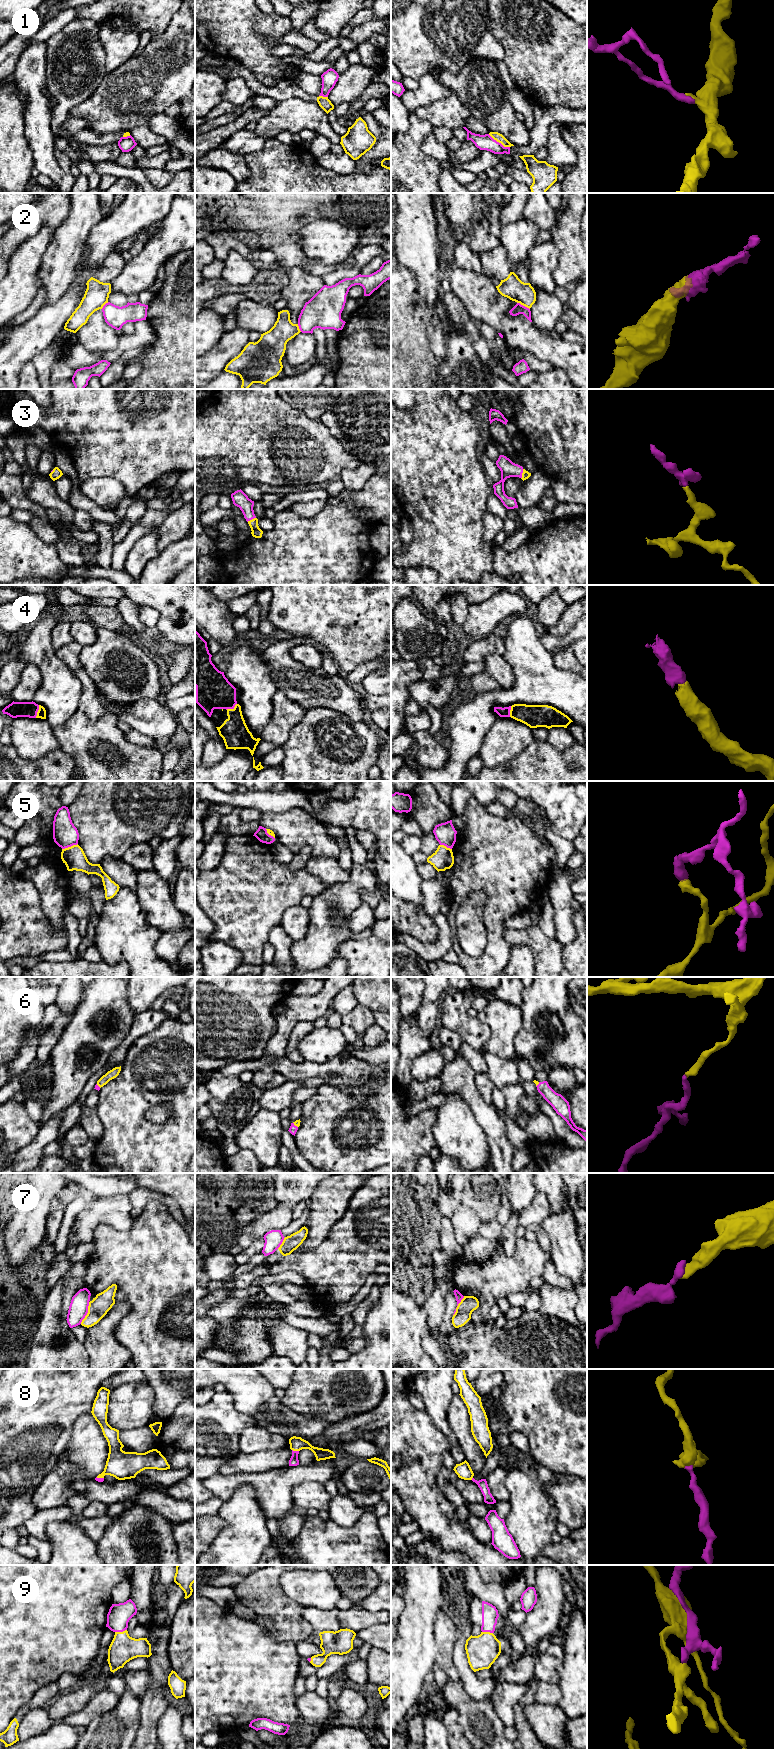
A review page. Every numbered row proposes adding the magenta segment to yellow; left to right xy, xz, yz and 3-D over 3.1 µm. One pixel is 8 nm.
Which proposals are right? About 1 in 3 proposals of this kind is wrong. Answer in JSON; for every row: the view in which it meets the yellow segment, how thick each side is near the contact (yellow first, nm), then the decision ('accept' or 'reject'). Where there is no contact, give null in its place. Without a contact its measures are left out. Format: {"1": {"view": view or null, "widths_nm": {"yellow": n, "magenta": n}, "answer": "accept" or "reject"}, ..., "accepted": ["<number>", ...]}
{"1": {"view": "yz", "widths_nm": {"yellow": 70, "magenta": 130}, "answer": "reject"}, "2": {"view": "yz", "widths_nm": {"yellow": 180, "magenta": 80}, "answer": "reject"}, "3": {"view": "yz", "widths_nm": {"yellow": 60, "magenta": 130}, "answer": "accept"}, "4": {"view": "xy", "widths_nm": {"yellow": 70, "magenta": 130}, "answer": "accept"}, "5": {"view": "xy", "widths_nm": {"yellow": 180, "magenta": 200}, "answer": "reject"}, "6": {"view": "xz", "widths_nm": {"yellow": 50, "magenta": 70}, "answer": "accept"}, "7": {"view": "xy", "widths_nm": {"yellow": 160, "magenta": 160}, "answer": "reject"}, "8": {"view": "xz", "widths_nm": {"yellow": 110, "magenta": 70}, "answer": "accept"}, "9": {"view": "xy", "widths_nm": {"yellow": 220, "magenta": 180}, "answer": "accept"}, "accepted": ["3", "4", "6", "8", "9"]}

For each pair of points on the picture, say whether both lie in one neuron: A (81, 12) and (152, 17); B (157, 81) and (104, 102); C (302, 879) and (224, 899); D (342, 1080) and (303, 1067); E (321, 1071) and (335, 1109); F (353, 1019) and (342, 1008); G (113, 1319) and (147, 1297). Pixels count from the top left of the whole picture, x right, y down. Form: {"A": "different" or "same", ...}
{"A": "same", "B": "same", "C": "same", "D": "same", "E": "different", "F": "different", "G": "different"}

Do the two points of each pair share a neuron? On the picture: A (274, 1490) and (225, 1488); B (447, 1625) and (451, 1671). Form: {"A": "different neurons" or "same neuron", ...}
{"A": "same neuron", "B": "same neuron"}

